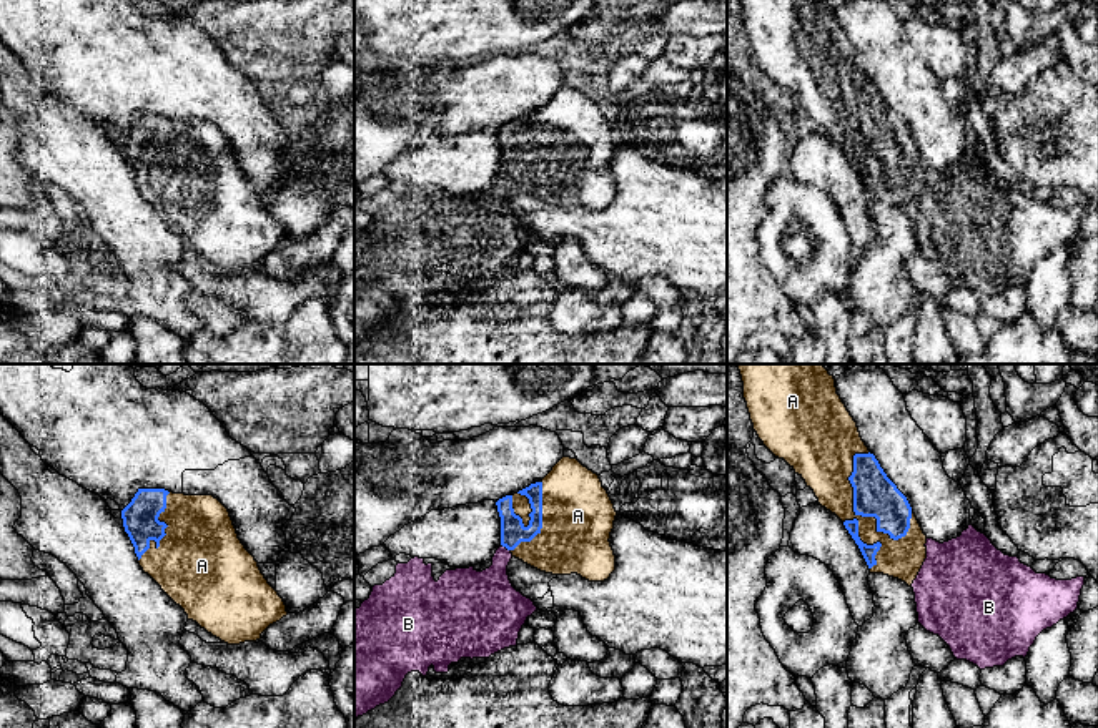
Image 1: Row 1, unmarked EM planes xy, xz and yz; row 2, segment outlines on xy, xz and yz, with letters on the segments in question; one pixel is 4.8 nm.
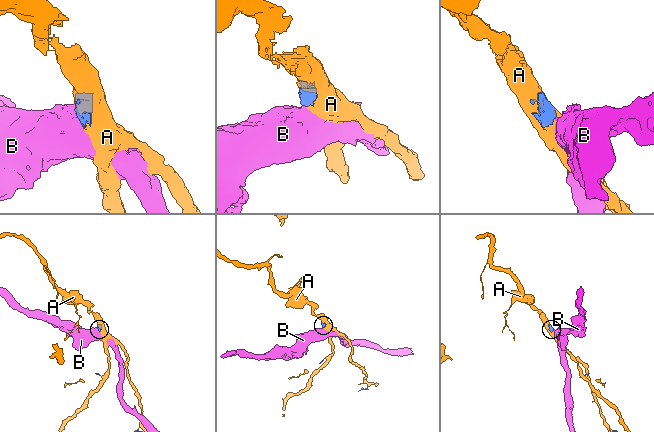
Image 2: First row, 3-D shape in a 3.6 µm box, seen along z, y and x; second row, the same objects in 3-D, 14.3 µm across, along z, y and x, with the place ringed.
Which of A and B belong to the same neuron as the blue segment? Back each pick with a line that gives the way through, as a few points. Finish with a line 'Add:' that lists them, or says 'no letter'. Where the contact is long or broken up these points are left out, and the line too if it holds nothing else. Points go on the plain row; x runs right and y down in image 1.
Add: A

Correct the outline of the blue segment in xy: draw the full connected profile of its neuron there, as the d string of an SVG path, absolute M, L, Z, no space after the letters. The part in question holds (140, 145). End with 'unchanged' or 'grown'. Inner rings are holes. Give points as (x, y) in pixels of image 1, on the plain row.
M138 116L121 146L143 199L185 238L188 248L221 269L256 269L270 253L288 243L283 226L238 166L228 136L213 123Z; grown

